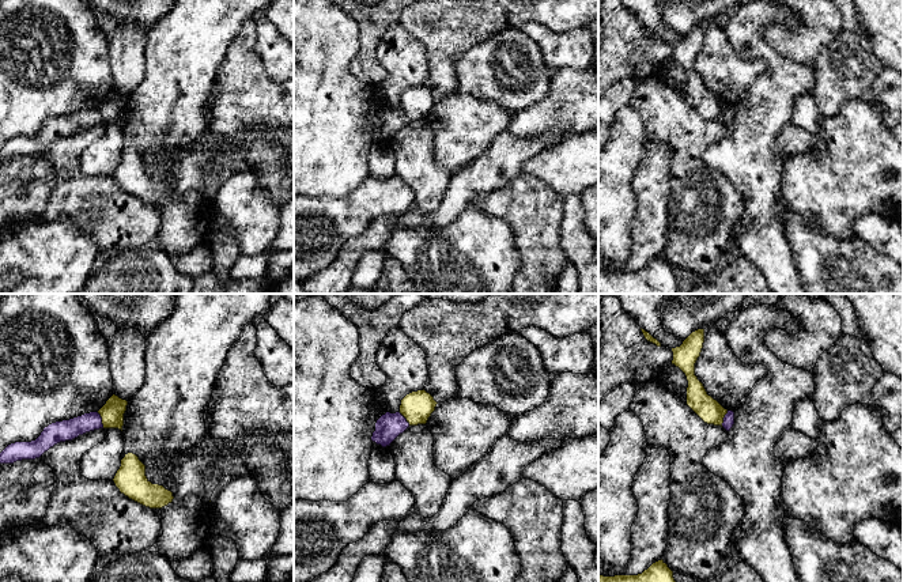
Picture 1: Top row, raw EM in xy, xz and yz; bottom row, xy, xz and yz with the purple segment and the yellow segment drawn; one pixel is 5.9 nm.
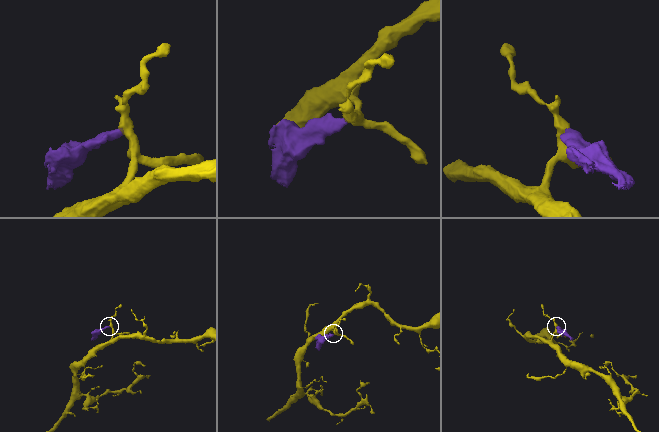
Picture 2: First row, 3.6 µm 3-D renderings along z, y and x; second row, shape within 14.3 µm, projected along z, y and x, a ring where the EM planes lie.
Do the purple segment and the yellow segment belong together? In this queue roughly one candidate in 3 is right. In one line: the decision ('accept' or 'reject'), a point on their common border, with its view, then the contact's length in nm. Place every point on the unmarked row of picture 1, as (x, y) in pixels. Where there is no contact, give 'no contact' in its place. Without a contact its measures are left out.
reject; meets purple in xy at (101, 116); contact 100 nm long

